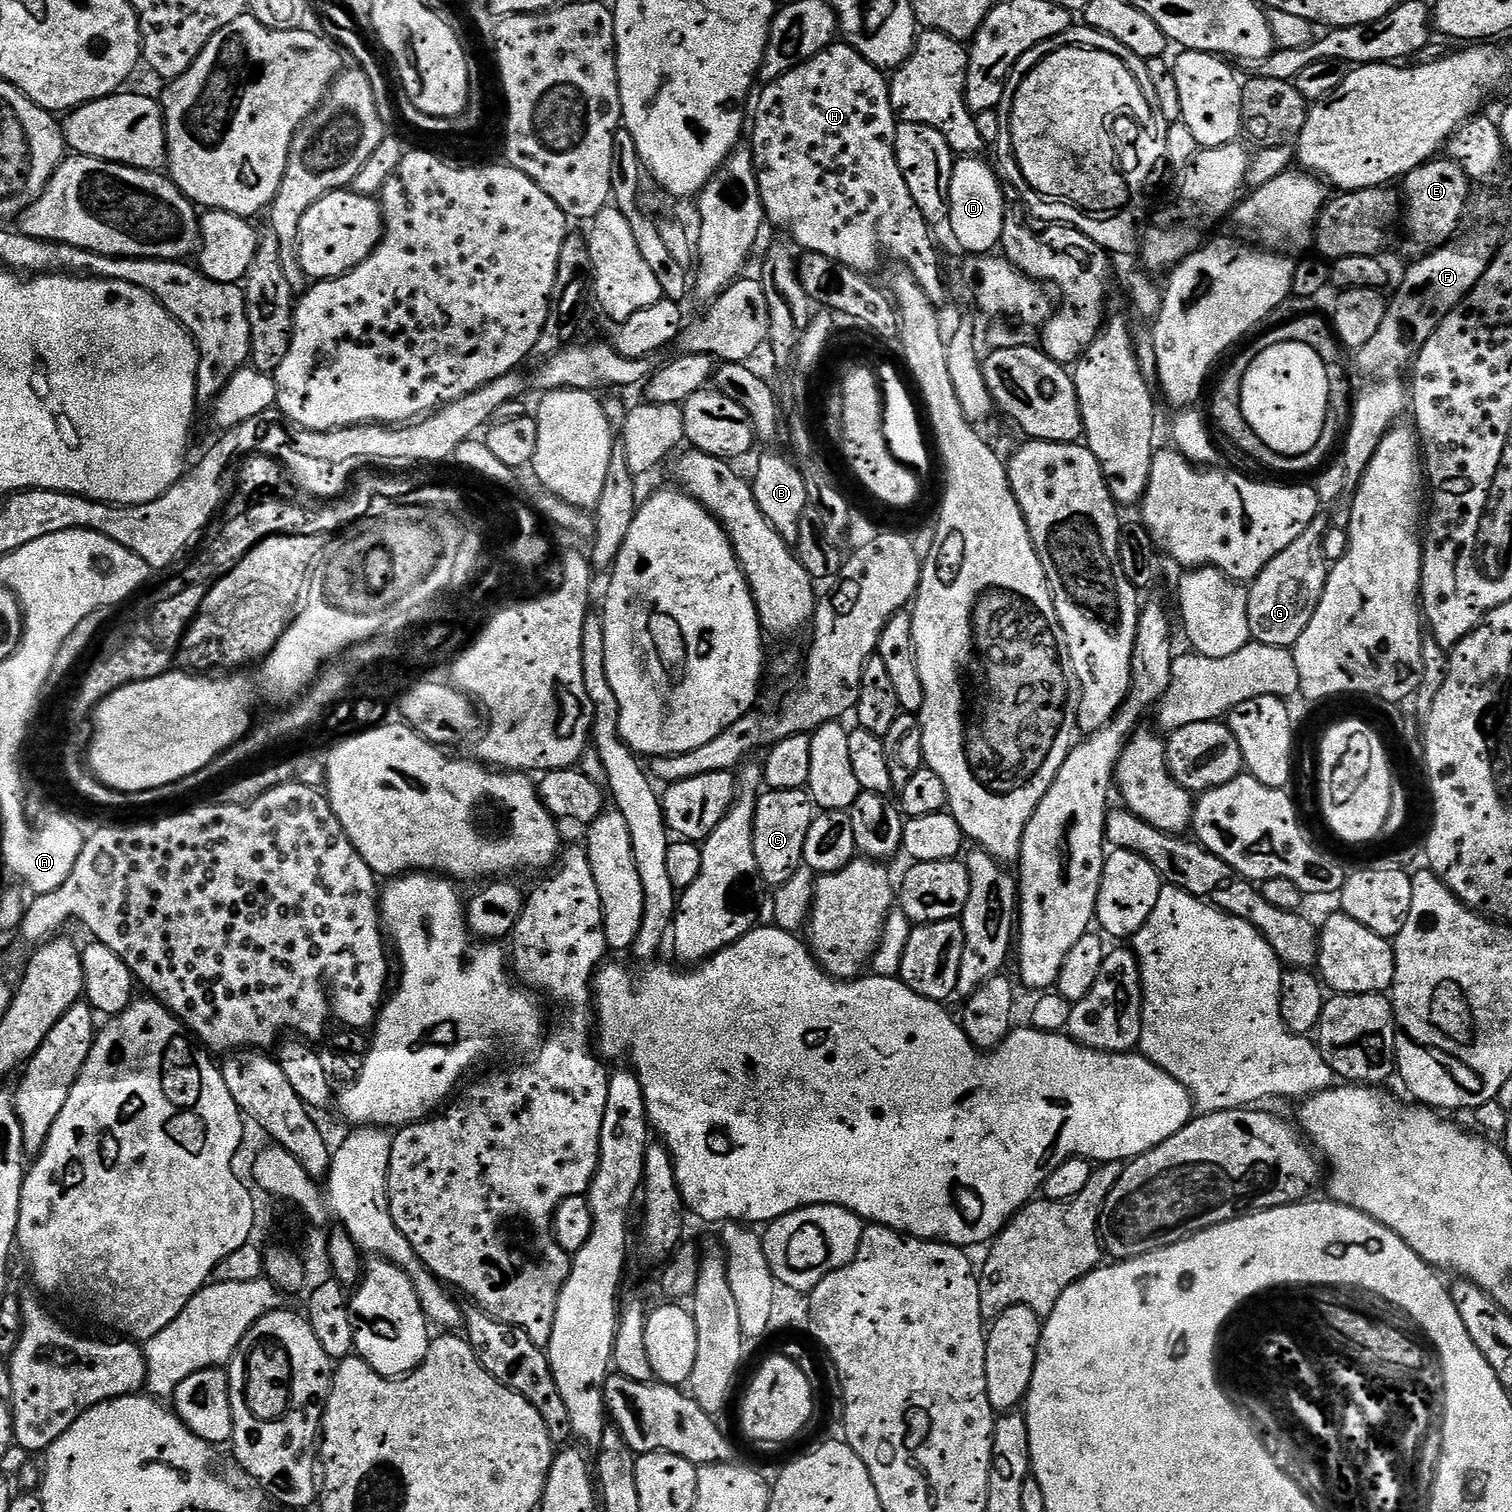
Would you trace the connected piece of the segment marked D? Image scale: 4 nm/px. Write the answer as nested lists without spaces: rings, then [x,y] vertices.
[[[964,158],[953,165],[950,182],[950,206],[947,227],[967,255],[987,255],[999,247],[1008,206],[1004,202],[1003,183],[997,174],[976,158]]]

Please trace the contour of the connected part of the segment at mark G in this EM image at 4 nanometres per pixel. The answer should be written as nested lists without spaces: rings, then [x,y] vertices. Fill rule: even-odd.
[[[1317,513],[1310,526],[1286,550],[1274,554],[1274,558],[1270,558],[1256,579],[1251,581],[1247,589],[1248,614],[1250,634],[1255,643],[1291,650],[1298,638],[1302,638],[1302,630],[1310,626],[1310,618],[1314,618],[1314,610],[1318,610],[1330,571],[1324,538],[1332,524],[1324,515]]]

